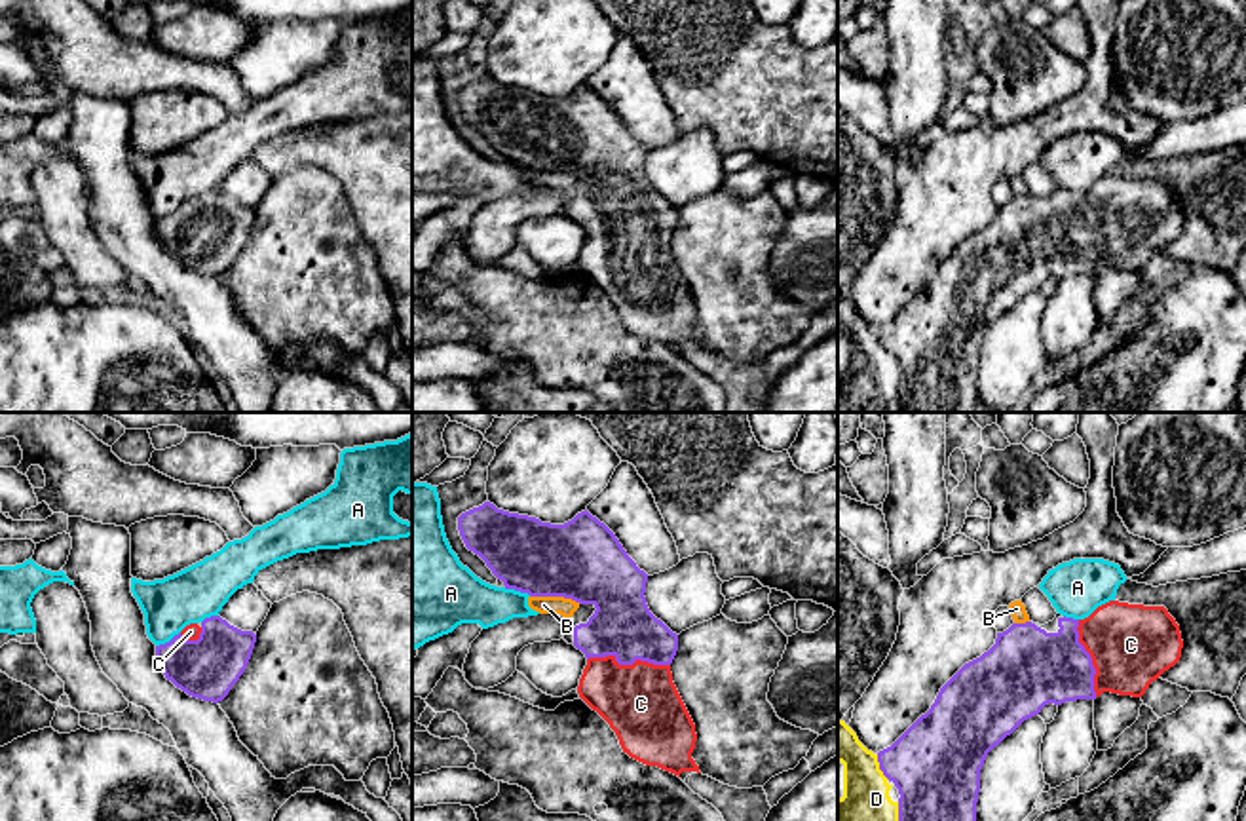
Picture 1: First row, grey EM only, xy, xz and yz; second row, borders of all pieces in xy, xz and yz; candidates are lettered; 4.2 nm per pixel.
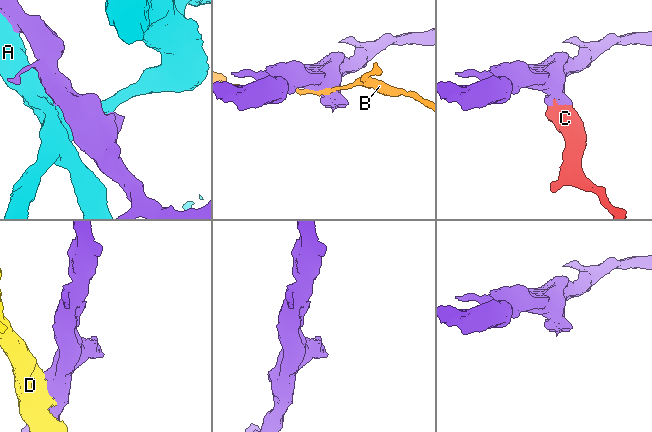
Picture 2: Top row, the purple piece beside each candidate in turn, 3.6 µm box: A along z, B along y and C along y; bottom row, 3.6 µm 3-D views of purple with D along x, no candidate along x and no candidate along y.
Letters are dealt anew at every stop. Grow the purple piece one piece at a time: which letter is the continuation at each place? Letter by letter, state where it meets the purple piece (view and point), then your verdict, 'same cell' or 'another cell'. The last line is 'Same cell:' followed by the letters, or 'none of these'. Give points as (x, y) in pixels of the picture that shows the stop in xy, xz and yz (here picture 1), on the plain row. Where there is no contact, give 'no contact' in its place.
A: xz (517, 164) | another cell
B: xz (555, 170) | another cell
C: xz (629, 238) | same cell
D: yz (880, 343) | another cell
Same cell: C

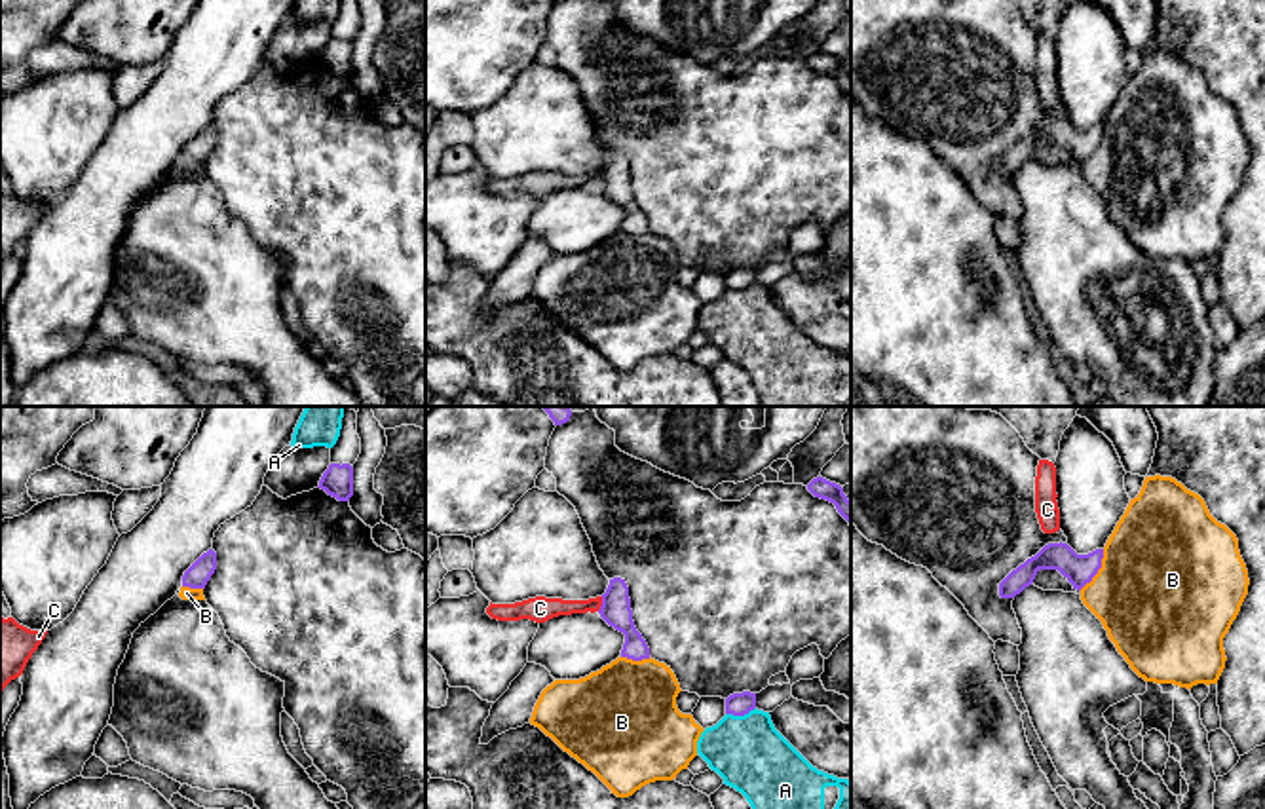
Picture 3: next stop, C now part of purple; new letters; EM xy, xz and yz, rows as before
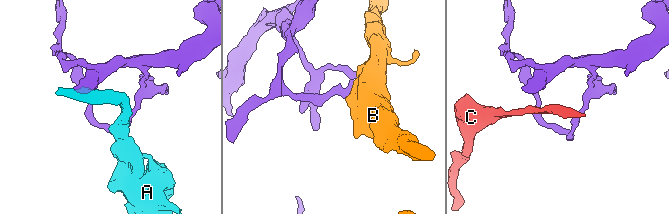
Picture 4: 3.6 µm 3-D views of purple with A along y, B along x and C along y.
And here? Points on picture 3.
A: xz (739, 289) | another cell
B: yz (1098, 143) | another cell
C: xz (603, 179) | another cell
Same cell: none of these

